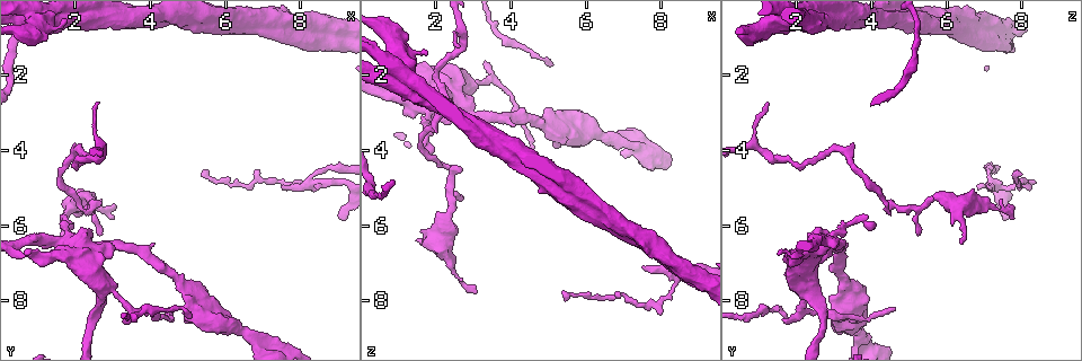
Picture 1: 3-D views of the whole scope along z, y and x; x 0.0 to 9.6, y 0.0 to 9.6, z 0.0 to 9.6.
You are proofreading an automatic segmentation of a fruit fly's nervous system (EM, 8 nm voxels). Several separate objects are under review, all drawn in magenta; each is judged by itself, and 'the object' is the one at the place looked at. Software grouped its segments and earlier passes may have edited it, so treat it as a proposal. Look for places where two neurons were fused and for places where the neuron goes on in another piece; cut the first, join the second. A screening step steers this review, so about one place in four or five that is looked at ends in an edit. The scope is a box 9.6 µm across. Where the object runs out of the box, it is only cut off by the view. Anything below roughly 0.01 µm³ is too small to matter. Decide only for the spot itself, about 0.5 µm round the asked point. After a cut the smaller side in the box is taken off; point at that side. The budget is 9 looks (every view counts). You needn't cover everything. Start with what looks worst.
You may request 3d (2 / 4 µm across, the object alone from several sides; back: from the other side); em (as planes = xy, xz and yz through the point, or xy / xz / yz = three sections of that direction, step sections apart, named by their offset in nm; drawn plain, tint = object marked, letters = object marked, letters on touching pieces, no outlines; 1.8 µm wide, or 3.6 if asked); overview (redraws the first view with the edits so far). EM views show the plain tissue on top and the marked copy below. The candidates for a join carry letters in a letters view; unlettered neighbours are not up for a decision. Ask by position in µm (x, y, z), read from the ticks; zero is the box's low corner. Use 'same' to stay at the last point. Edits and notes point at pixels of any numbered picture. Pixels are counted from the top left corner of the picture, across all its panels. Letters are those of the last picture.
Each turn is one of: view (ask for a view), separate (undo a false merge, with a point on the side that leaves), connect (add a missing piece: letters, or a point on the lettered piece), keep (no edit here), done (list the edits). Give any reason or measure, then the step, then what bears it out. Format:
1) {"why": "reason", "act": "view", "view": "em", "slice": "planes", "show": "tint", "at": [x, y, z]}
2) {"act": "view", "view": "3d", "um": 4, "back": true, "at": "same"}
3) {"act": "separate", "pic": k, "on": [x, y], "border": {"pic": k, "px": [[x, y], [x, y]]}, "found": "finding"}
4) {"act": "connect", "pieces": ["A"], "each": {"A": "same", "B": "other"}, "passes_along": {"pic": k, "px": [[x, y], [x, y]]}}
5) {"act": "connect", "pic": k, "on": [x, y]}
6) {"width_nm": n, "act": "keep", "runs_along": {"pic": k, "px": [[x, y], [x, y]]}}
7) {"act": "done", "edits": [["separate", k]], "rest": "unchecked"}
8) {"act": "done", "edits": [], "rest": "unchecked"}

{"why": "sharp bend", "act": "view", "view": "3d", "um": 2, "at": [8.60, 4.85, 7.15]}

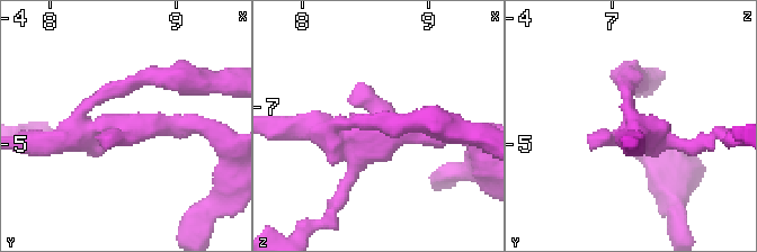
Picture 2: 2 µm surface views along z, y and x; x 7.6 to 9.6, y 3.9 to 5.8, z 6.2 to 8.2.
{"why": "need the tissue", "act": "view", "view": "em", "slice": "planes", "show": "letters", "at": [8.62, 4.88, 7.20]}

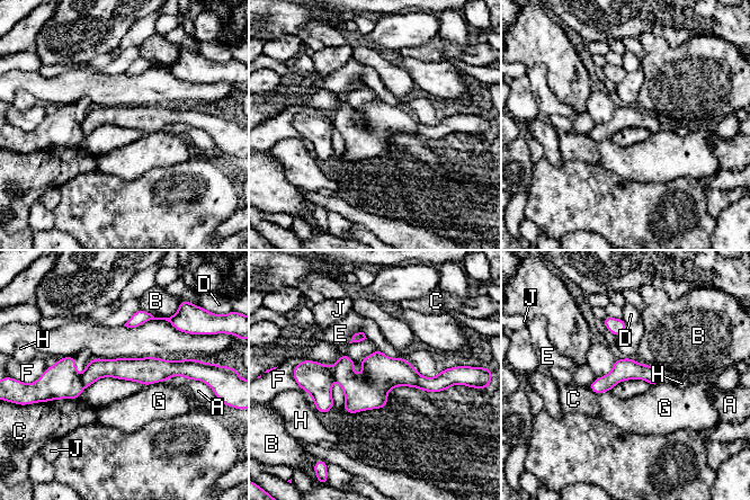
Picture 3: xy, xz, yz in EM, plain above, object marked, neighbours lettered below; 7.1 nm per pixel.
{"arms": 4, "act": "separate", "pic": 3, "on": [360, 392], "each": {"A": "other", "B": "other", "C": "other", "D": "other", "E": "other", "F": "other", "G": "other", "H": "other", "J": "other"}, "border": {"pic": 3, "px": [[330, 367], [333, 378]]}, "found": "two neurons meet here"}

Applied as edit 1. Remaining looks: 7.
{"act": "view", "view": "overview"}

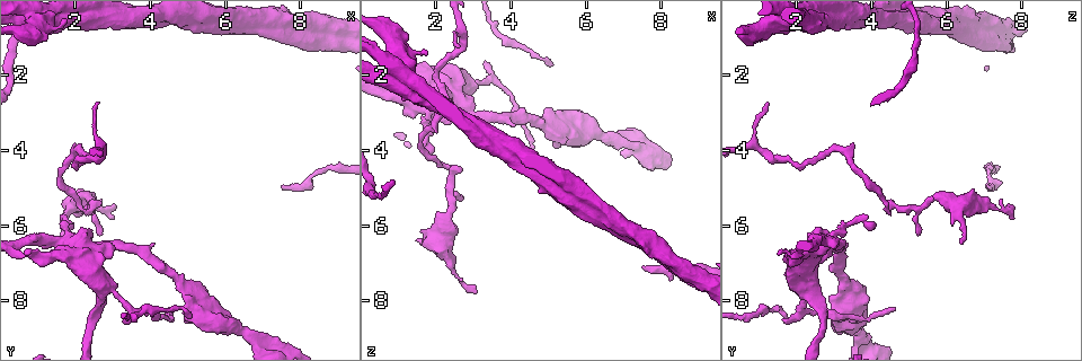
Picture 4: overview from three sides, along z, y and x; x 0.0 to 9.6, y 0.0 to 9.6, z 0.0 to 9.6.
{"why": "sharp bend", "act": "view", "view": "em", "slice": "planes", "show": "tint", "at": [2.30, 5.65, 4.40]}

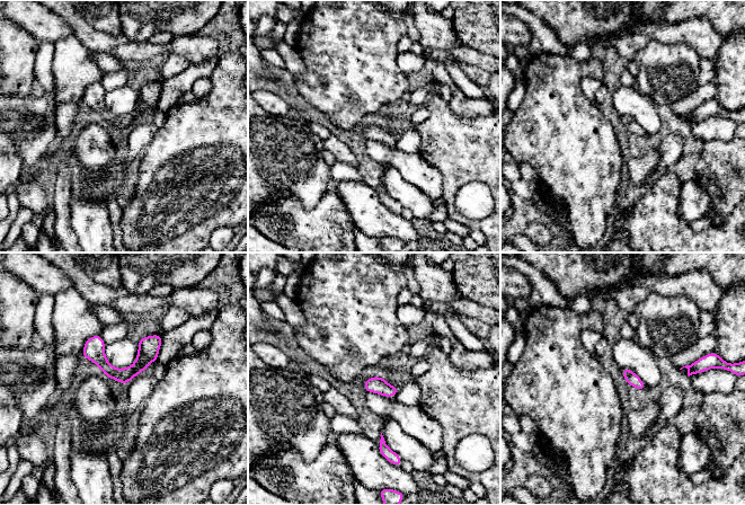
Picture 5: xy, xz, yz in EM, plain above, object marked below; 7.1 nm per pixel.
{"act": "view", "view": "em", "slice": "planes", "show": "letters", "at": "same"}

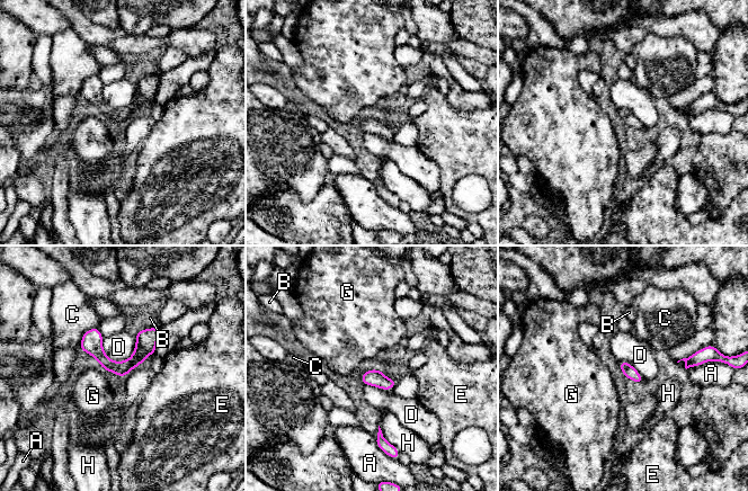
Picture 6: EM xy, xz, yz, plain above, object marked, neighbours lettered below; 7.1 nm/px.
{"width_nm": 90, "act": "keep", "each": {"A": "other", "B": "other", "C": "other", "D": "other", "E": "other", "G": "other", "H": "other"}, "runs_along": {"pic": 6, "px": [[156, 330], [126, 366], [82, 346]]}, "found": "continuous, no second neuron"}

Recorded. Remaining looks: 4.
{"why": "thin neck", "act": "view", "view": "3d", "um": 4, "at": [3.50, 8.25, 2.15]}

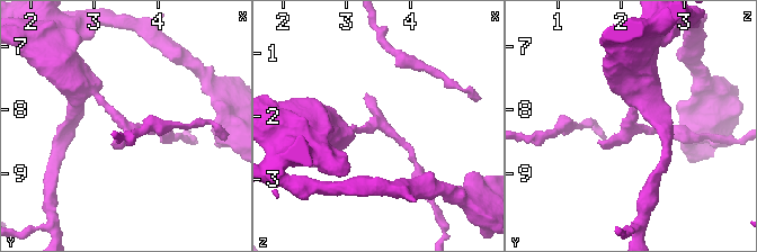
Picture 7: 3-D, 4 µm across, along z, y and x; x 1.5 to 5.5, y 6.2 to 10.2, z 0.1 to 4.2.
{"why": "now the EM", "act": "view", "view": "em", "slice": "planes", "show": "tint", "at": [3.55, 8.25, 2.10]}

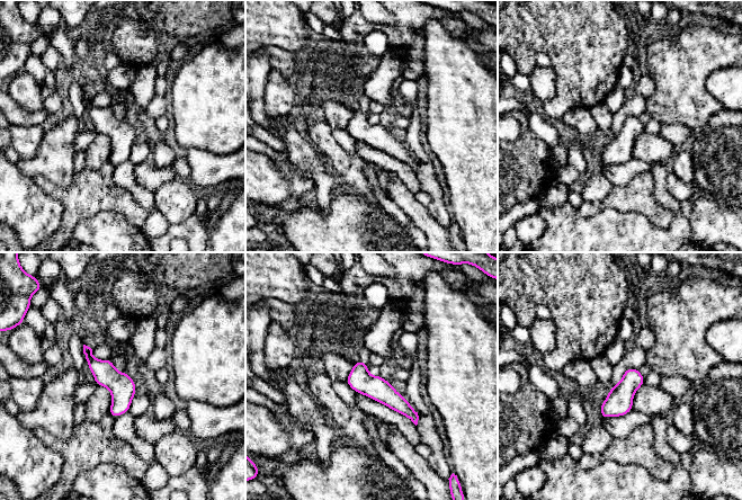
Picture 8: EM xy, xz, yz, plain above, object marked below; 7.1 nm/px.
{"act": "view", "view": "em", "slice": "planes", "show": "letters", "at": "same"}

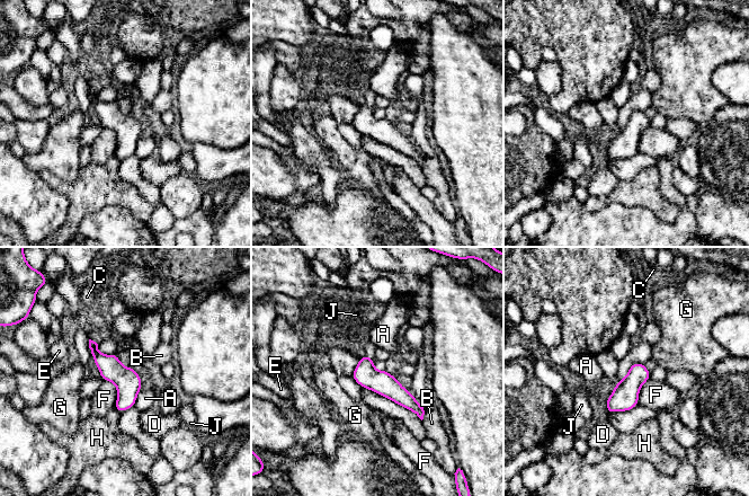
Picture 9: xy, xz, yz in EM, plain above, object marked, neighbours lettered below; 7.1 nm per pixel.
{"act": "keep", "each": {"A": "other", "B": "other", "C": "other", "D": "other", "E": "other", "F": "other", "G": "other", "H": "other", "J": "other"}, "runs_along": {"pic": 9, "px": [[363, 360], [420, 414]]}, "found": "all the same neuron"}

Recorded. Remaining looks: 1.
{"why": "an open end", "act": "view", "view": "em", "slice": "planes", "show": "letters", "at": [2.60, 2.70, 1.15]}

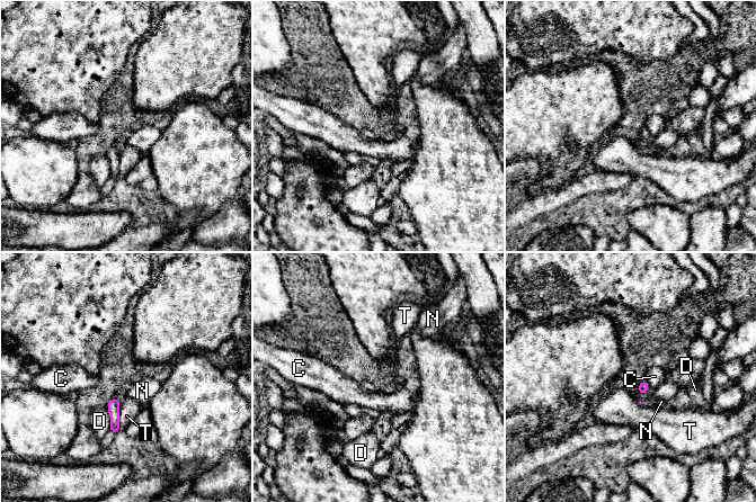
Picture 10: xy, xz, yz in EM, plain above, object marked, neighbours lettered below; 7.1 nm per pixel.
{"act": "keep", "each": {"C": "other", "D": "other", "N": "other", "T": "other"}, "border": {"pic": 10, "px": [[648, 390], [643, 394], [636, 392]]}, "found": "none of them fits"}

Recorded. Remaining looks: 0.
{"act": "done", "edits": [["separate", 3]], "rest": "unchecked"}

